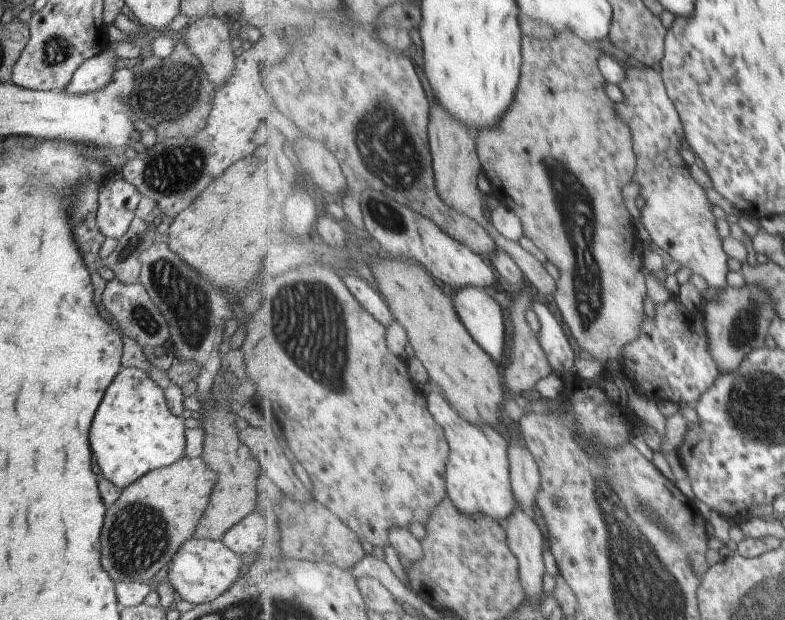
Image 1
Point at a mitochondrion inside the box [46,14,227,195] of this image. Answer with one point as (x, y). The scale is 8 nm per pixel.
(166, 93)

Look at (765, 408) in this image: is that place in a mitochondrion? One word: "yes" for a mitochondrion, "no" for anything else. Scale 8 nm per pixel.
yes

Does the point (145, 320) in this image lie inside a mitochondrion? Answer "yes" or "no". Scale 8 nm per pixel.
yes

